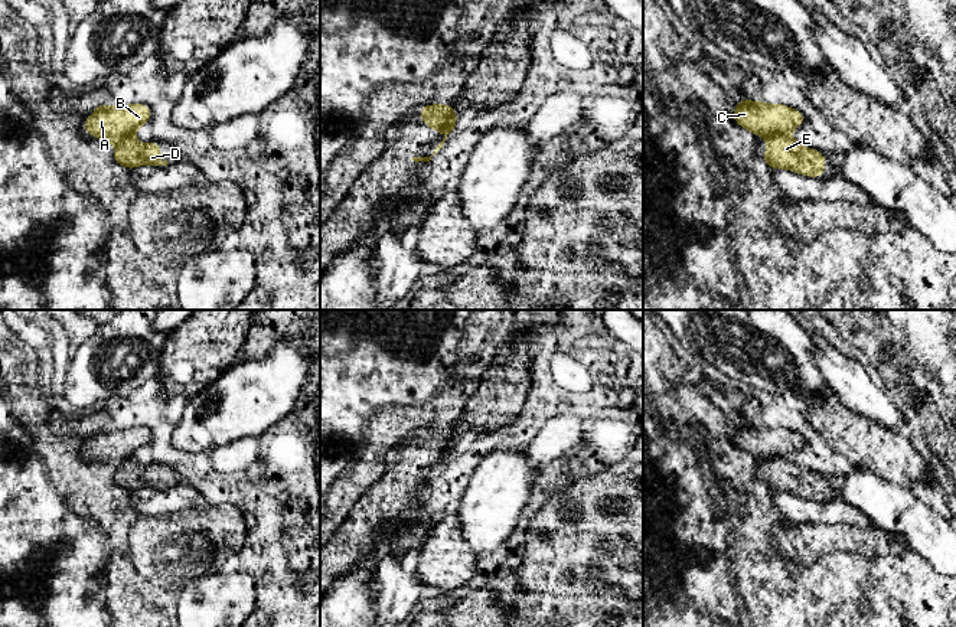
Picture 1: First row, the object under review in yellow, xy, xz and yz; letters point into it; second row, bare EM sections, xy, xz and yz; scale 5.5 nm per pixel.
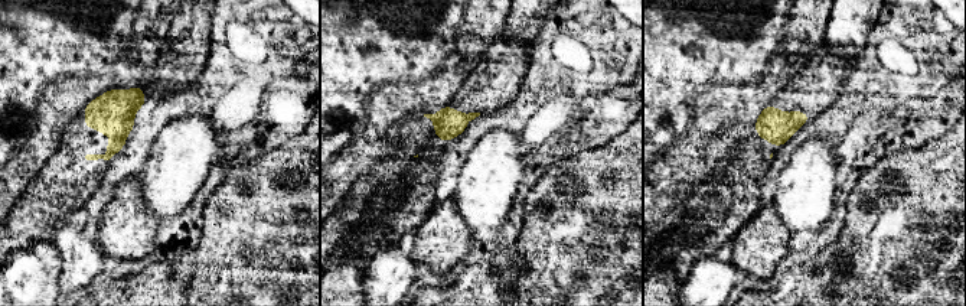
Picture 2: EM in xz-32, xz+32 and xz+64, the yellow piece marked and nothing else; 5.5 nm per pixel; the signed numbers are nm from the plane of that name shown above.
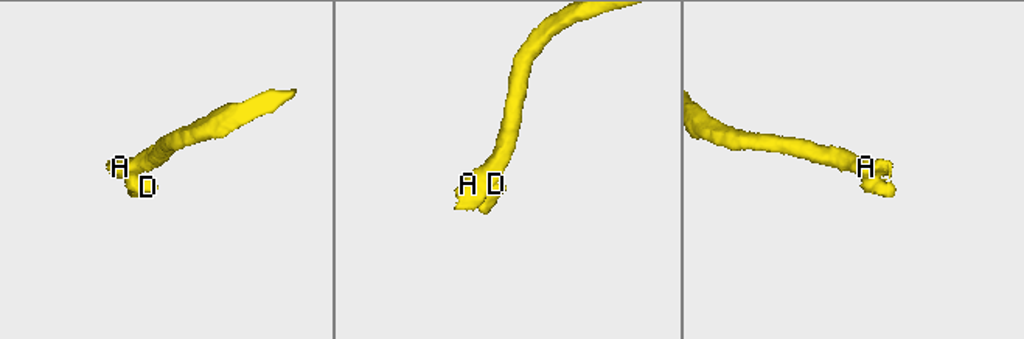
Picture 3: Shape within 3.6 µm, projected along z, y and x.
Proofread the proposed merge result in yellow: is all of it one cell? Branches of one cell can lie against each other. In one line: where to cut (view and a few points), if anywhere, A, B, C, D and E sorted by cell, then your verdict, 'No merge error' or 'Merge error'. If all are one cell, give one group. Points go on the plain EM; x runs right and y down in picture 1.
Split along xz (452, 434), (446, 457). Groups: A B C / D E. Merge error

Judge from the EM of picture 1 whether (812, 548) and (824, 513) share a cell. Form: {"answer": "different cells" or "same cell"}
{"answer": "different cells"}

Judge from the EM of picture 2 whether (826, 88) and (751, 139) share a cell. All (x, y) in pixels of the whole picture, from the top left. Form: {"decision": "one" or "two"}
{"decision": "one"}

